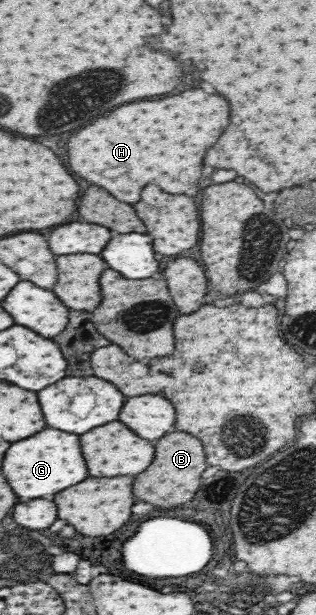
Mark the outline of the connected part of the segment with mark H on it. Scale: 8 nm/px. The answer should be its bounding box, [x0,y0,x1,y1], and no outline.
[67,89,229,203]

